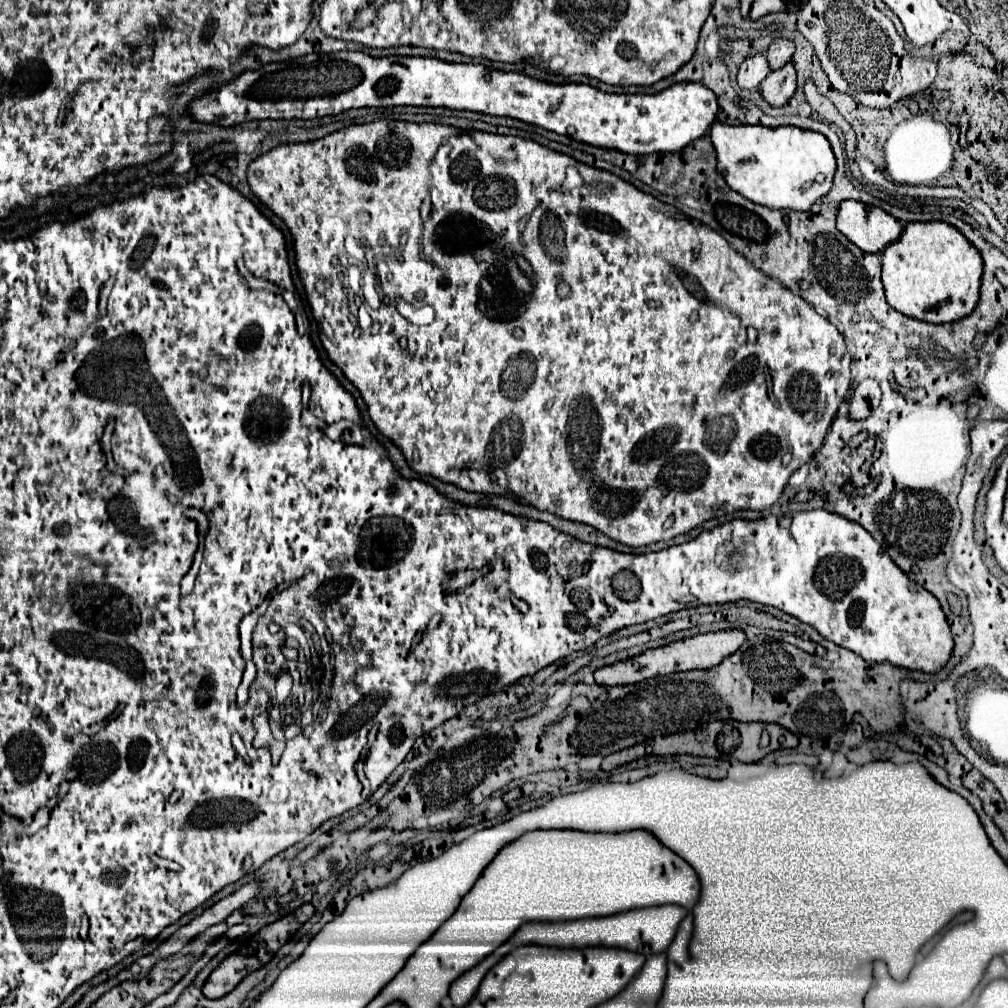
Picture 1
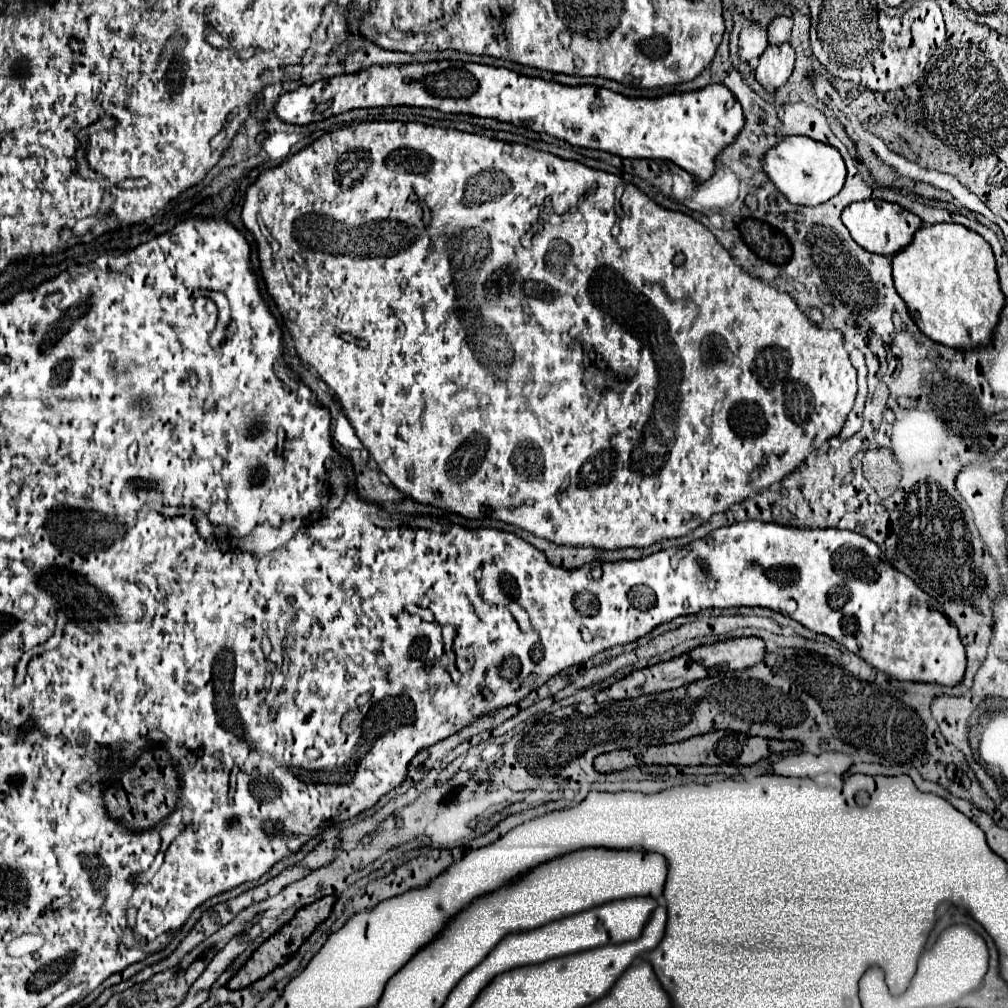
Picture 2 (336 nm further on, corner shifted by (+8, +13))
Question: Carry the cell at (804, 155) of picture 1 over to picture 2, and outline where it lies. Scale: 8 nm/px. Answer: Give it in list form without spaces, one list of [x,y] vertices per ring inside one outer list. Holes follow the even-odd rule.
[[[804,135],[784,137],[780,143],[770,147],[762,157],[762,169],[790,203],[812,207],[838,195],[846,177],[846,165],[840,153],[832,145],[814,141]]]

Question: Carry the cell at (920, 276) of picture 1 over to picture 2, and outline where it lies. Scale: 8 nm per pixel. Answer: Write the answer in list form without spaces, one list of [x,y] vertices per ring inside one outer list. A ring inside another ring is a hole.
[[[922,225],[908,247],[892,257],[892,275],[898,295],[906,301],[918,329],[954,349],[974,349],[990,343],[1004,295],[990,245],[964,225]]]

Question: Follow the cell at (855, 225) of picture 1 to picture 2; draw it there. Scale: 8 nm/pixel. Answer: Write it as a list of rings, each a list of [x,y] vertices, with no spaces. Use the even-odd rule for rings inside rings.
[[[856,201],[850,203],[842,211],[842,223],[848,227],[852,239],[864,247],[870,253],[880,253],[880,255],[894,255],[898,249],[904,249],[910,241],[914,231],[922,225],[922,221],[906,211],[904,207],[888,201]]]

